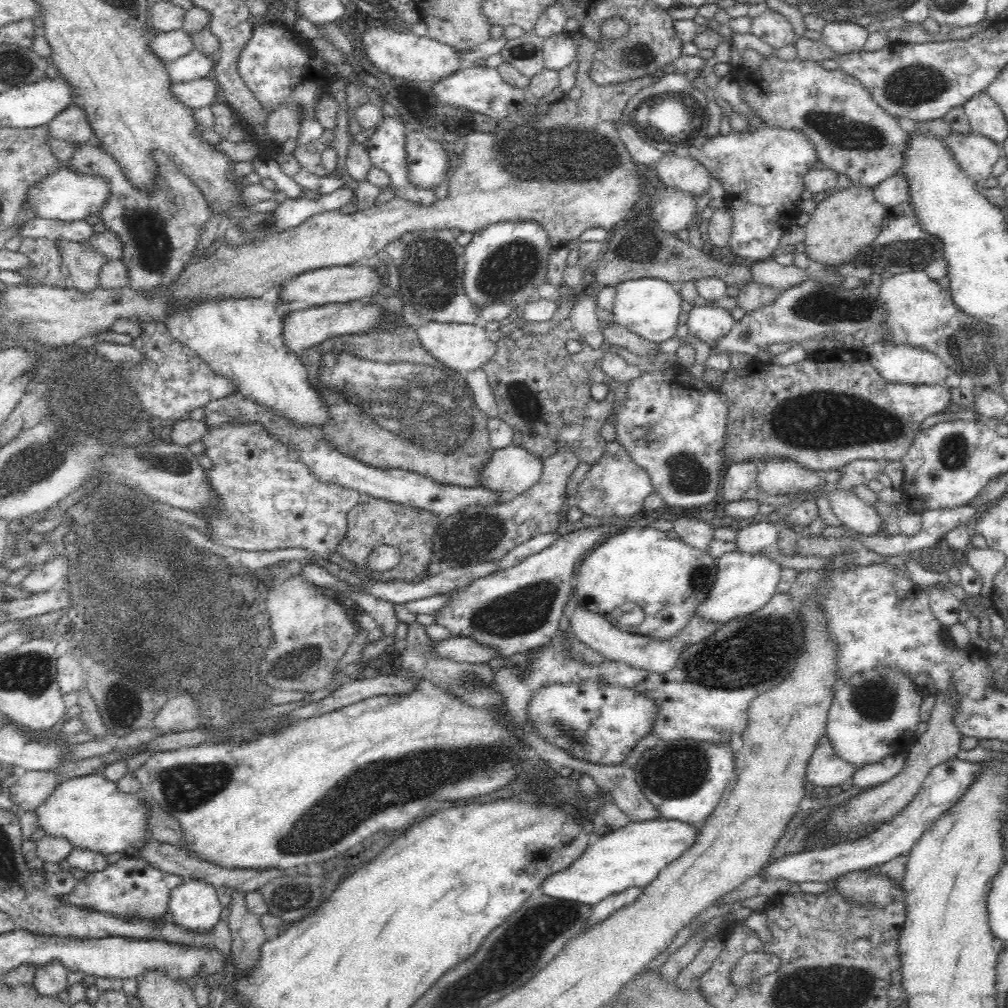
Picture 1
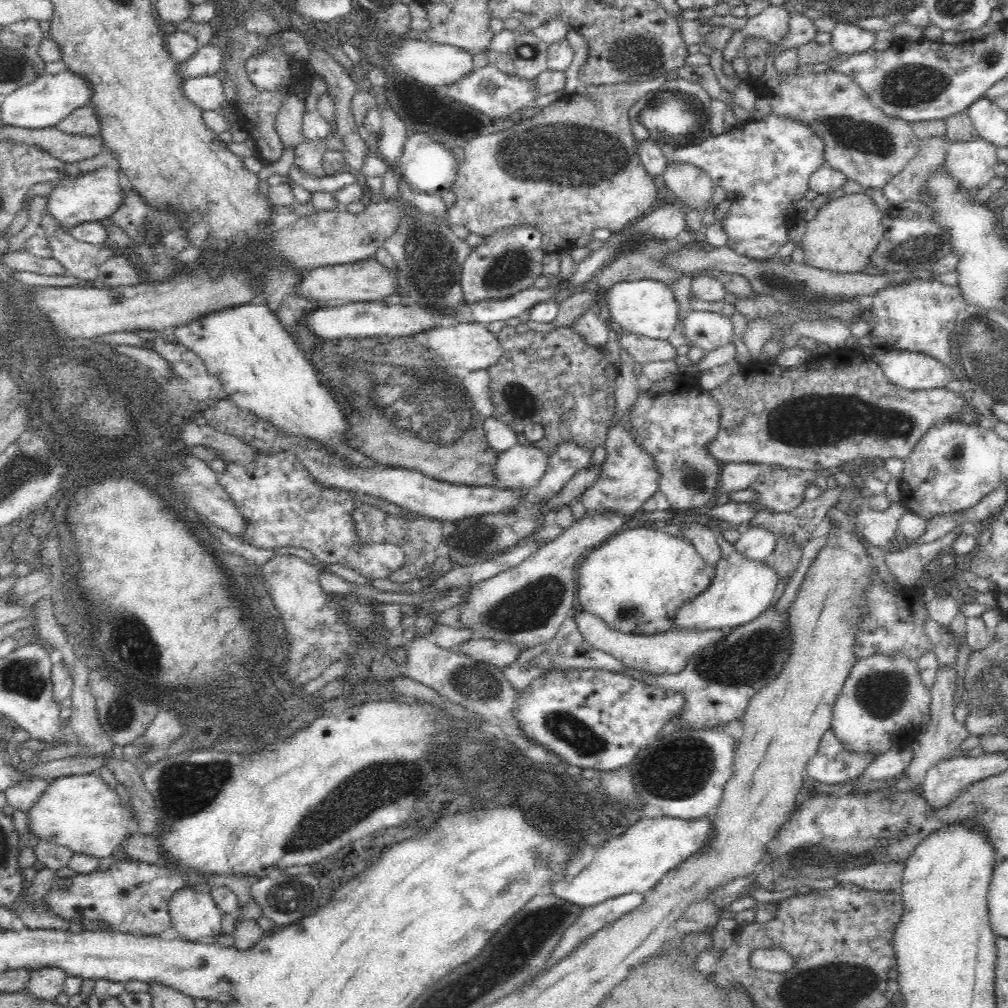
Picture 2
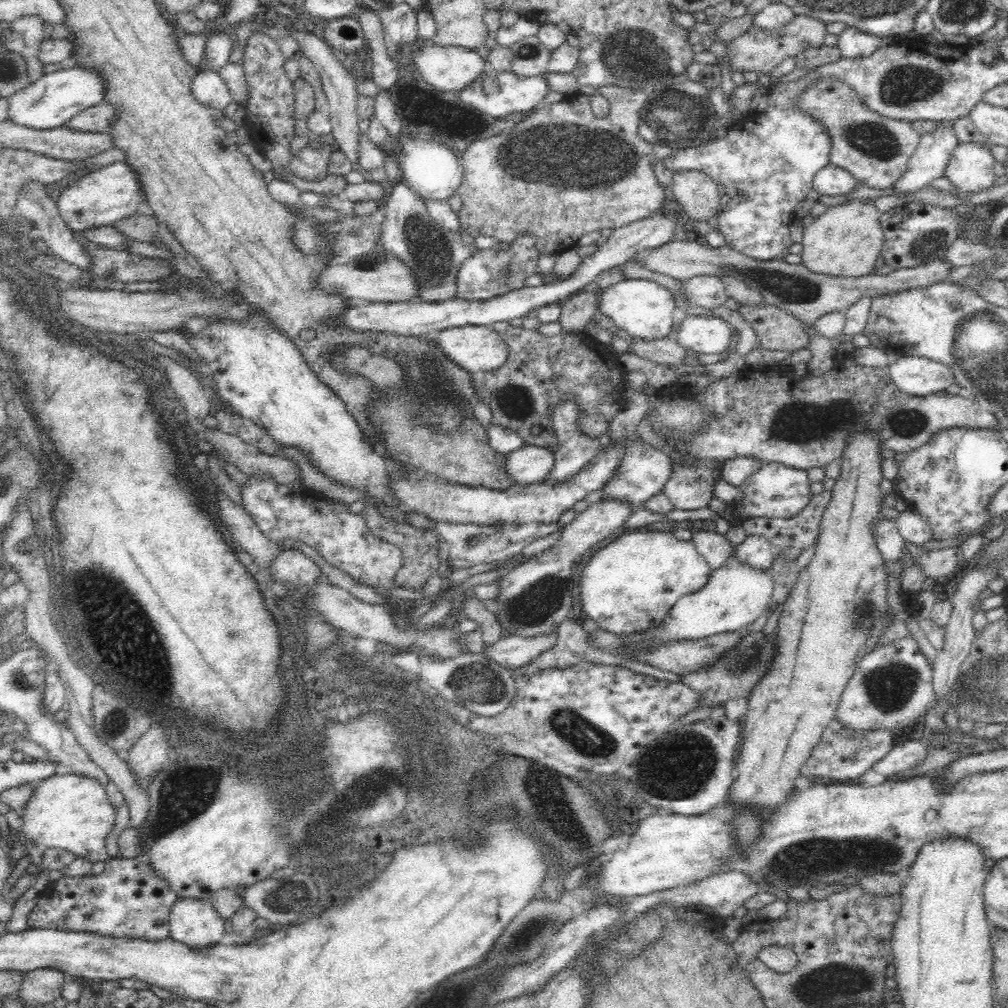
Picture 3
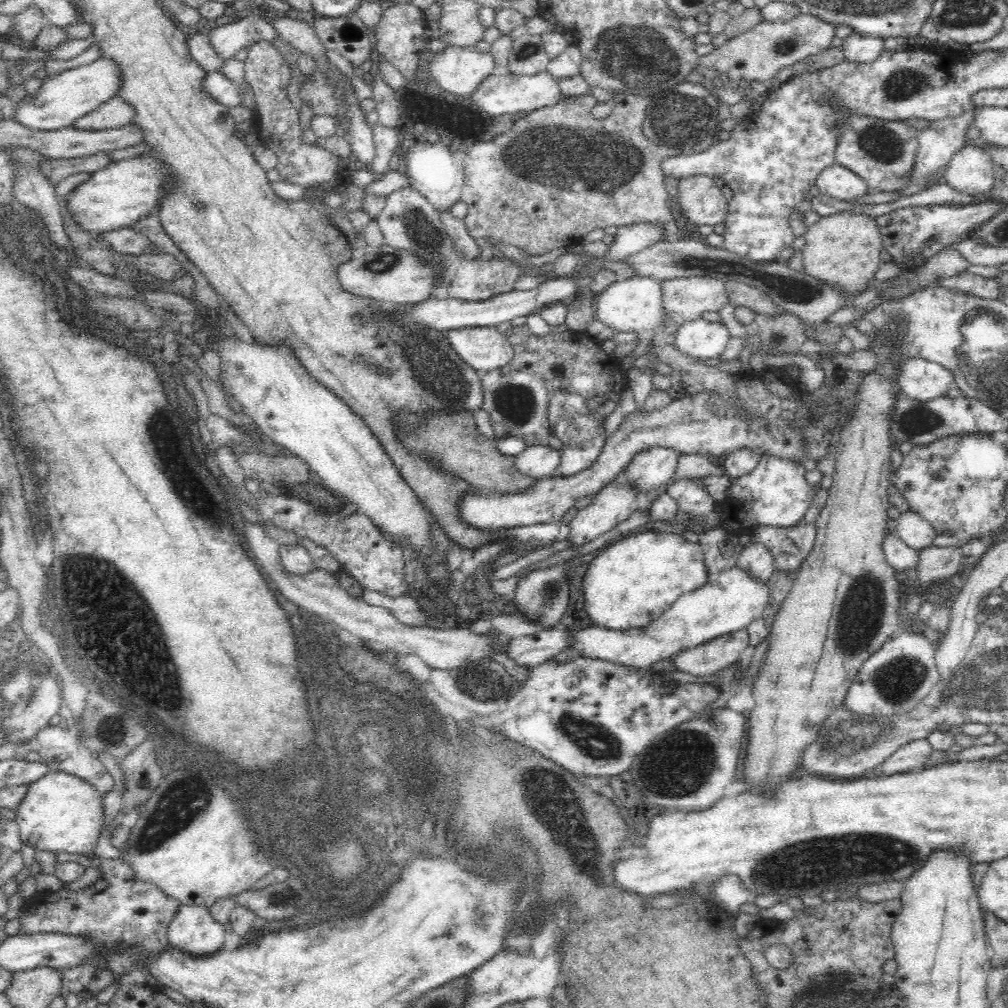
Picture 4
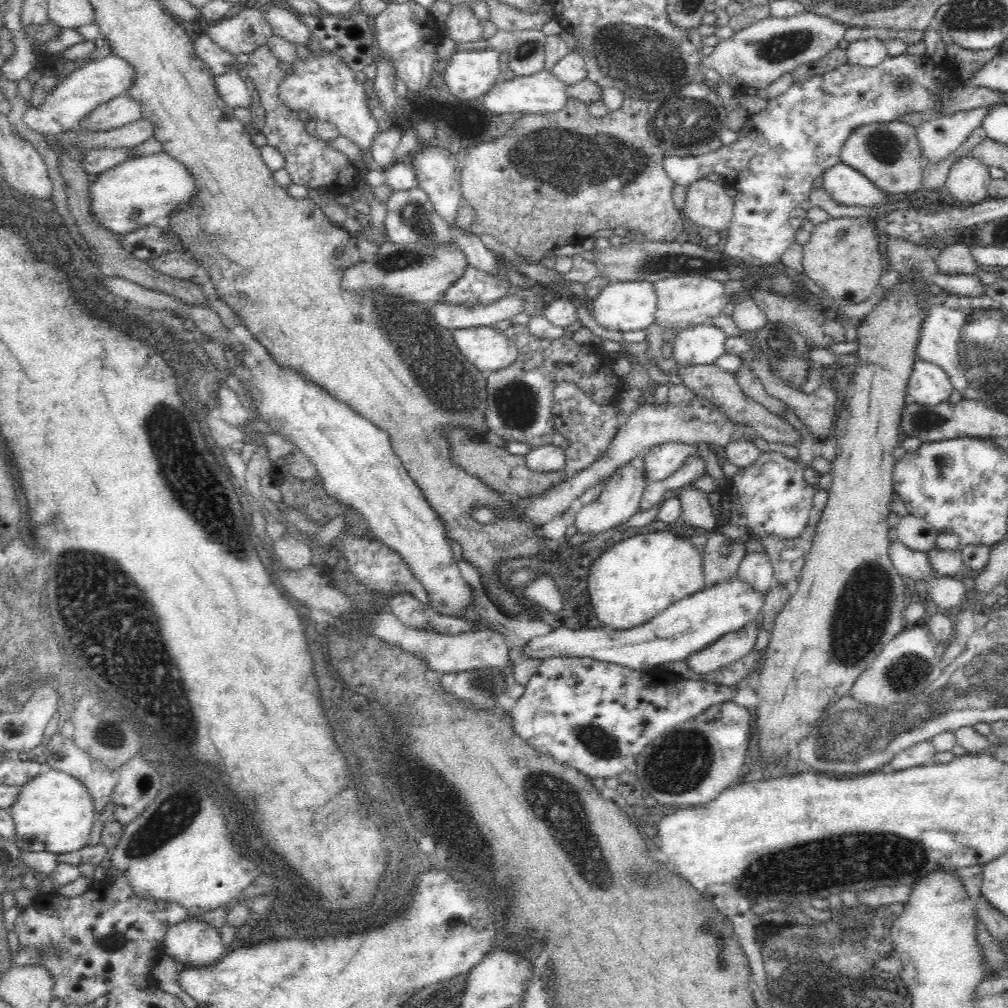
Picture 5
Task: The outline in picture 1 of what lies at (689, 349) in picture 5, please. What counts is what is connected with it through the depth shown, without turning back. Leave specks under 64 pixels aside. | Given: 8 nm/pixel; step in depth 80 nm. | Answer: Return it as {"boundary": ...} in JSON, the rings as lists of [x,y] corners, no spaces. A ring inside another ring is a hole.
{"boundary":[[[712,304],[690,309],[687,324],[690,334],[698,336],[702,344],[710,345],[726,332],[730,332],[734,322],[731,310]]]}

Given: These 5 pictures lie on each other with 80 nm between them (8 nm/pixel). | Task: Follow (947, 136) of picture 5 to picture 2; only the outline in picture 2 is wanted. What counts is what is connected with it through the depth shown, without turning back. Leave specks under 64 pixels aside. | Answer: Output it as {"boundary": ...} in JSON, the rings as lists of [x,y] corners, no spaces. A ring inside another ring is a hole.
{"boundary":[[[934,137],[920,143],[919,153],[896,176],[882,186],[884,198],[890,204],[914,199],[919,196],[918,190],[928,174],[932,174],[938,166],[945,164],[944,156],[949,138]]]}

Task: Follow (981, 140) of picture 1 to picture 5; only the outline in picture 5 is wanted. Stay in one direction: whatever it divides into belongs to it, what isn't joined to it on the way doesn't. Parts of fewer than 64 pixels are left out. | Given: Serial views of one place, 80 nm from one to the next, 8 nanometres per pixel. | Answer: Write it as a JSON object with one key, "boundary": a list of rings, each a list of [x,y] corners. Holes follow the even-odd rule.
{"boundary":[[[968,155],[960,157],[959,160],[954,160],[954,164],[950,166],[950,172],[948,172],[944,186],[955,204],[964,207],[978,204],[978,202],[988,198],[988,187],[992,181],[993,178],[991,177],[989,167],[981,160]]]}

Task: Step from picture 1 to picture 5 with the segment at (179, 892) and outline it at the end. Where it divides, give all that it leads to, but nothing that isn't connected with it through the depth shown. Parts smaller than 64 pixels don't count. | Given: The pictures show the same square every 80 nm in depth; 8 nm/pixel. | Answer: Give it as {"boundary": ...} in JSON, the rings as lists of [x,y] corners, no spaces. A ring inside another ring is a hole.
{"boundary":[[[190,912],[166,930],[162,948],[179,964],[192,968],[210,966],[226,953],[219,928]]]}

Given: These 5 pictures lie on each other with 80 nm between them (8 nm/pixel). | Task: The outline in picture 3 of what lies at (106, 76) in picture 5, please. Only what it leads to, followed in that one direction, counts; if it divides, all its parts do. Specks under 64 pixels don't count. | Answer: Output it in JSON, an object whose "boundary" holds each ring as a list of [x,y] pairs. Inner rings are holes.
{"boundary":[[[90,67],[59,69],[52,73],[44,73],[38,80],[8,96],[7,119],[34,129],[62,127],[74,114],[102,101],[102,96],[102,77]]]}

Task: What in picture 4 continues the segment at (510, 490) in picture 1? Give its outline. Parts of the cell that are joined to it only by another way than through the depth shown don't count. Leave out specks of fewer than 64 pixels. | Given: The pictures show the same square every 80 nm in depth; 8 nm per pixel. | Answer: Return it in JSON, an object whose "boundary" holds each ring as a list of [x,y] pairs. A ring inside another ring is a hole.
{"boundary":[[[544,445],[527,446],[514,456],[514,467],[532,479],[554,477],[554,471],[560,464],[560,450]]]}

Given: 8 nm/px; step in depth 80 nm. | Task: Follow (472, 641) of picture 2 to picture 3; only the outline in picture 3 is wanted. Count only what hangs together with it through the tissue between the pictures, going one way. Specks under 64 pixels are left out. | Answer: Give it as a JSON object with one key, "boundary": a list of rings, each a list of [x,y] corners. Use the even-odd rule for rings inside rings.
{"boundary":[[[556,633],[524,638],[516,635],[500,636],[489,645],[483,644],[482,656],[507,669],[516,669],[548,650],[556,642]]]}

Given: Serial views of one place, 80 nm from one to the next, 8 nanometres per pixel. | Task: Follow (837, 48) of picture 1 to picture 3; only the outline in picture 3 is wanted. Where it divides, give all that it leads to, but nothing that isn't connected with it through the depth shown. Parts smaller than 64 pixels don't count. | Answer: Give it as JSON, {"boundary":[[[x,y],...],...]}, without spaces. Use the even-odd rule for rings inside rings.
{"boundary":[[[844,26],[843,32],[836,35],[840,54],[844,58],[870,56],[874,50],[881,47],[880,37],[866,34],[856,28]]]}

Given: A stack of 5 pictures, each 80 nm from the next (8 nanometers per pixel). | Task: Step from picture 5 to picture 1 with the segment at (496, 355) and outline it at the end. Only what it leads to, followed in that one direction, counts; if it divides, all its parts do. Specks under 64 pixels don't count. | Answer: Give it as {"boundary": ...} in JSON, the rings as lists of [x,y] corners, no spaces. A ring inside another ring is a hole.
{"boundary":[[[428,321],[416,328],[418,340],[424,350],[434,359],[446,364],[452,371],[477,370],[495,356],[495,340],[492,335],[484,331],[482,324],[458,324]]]}

